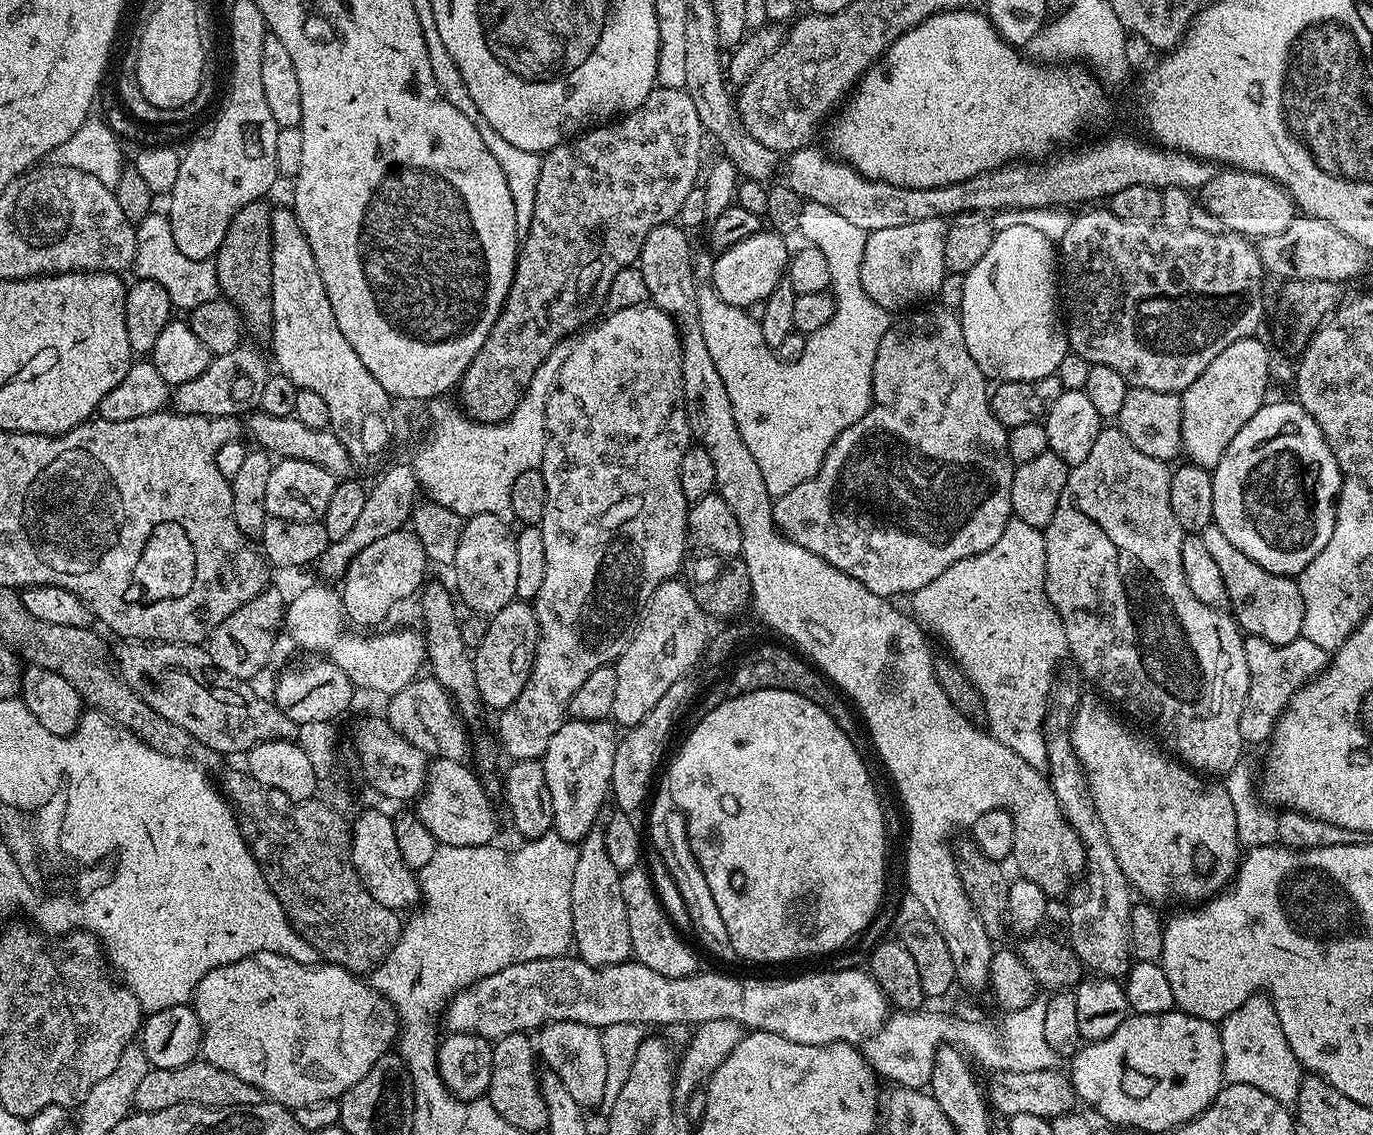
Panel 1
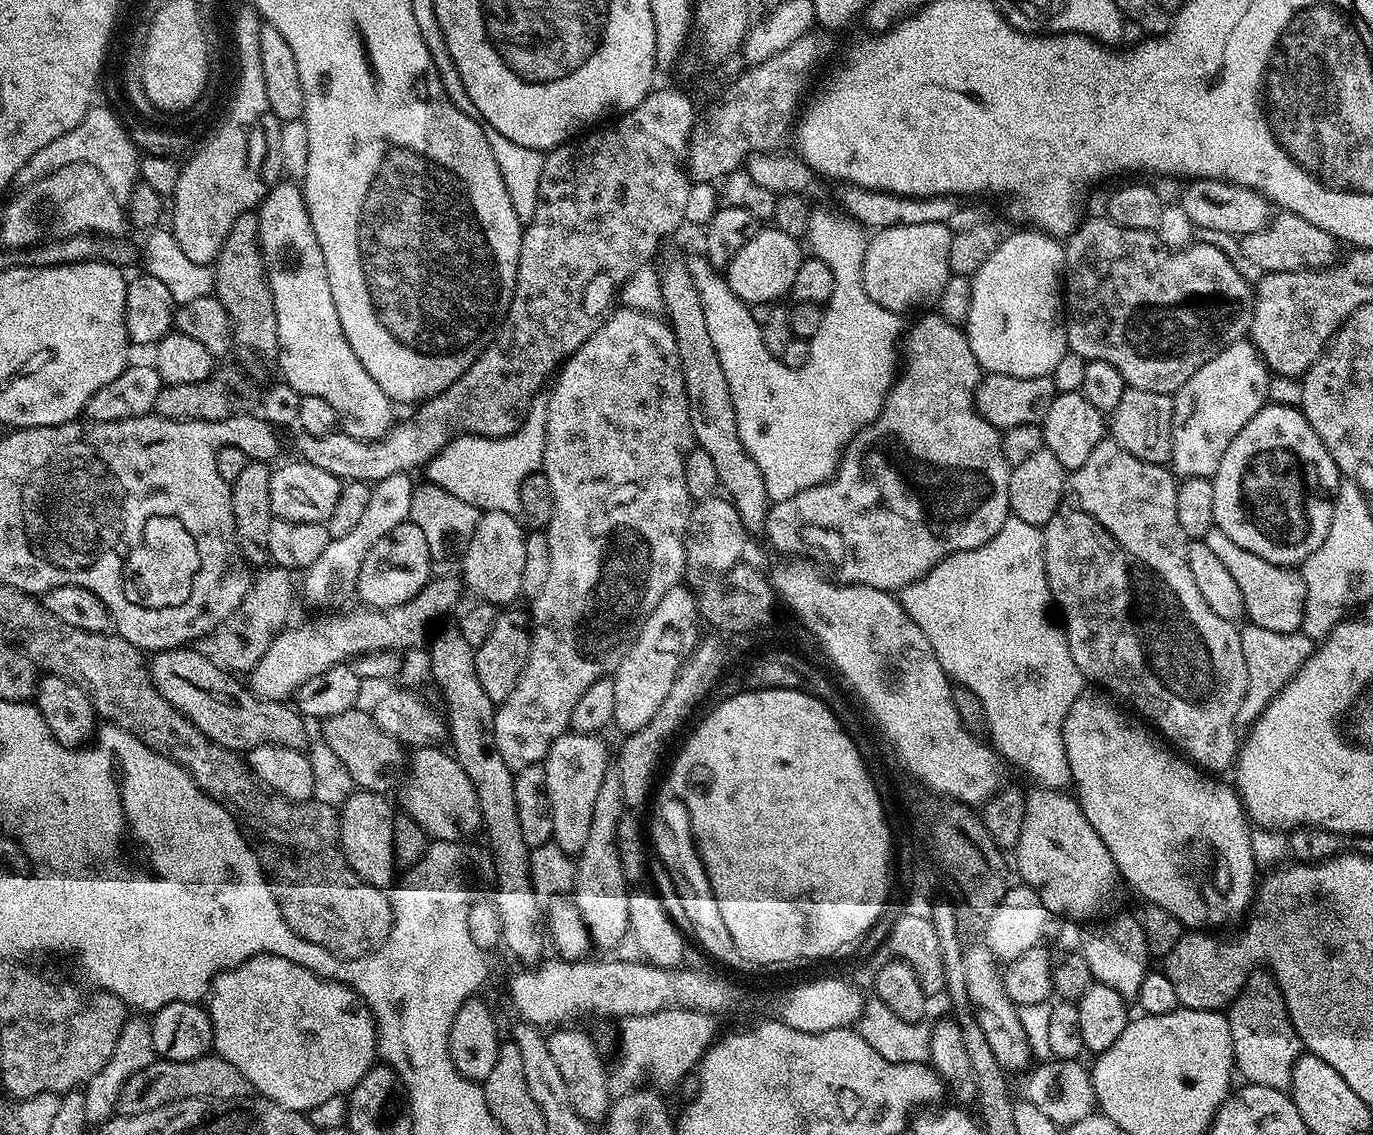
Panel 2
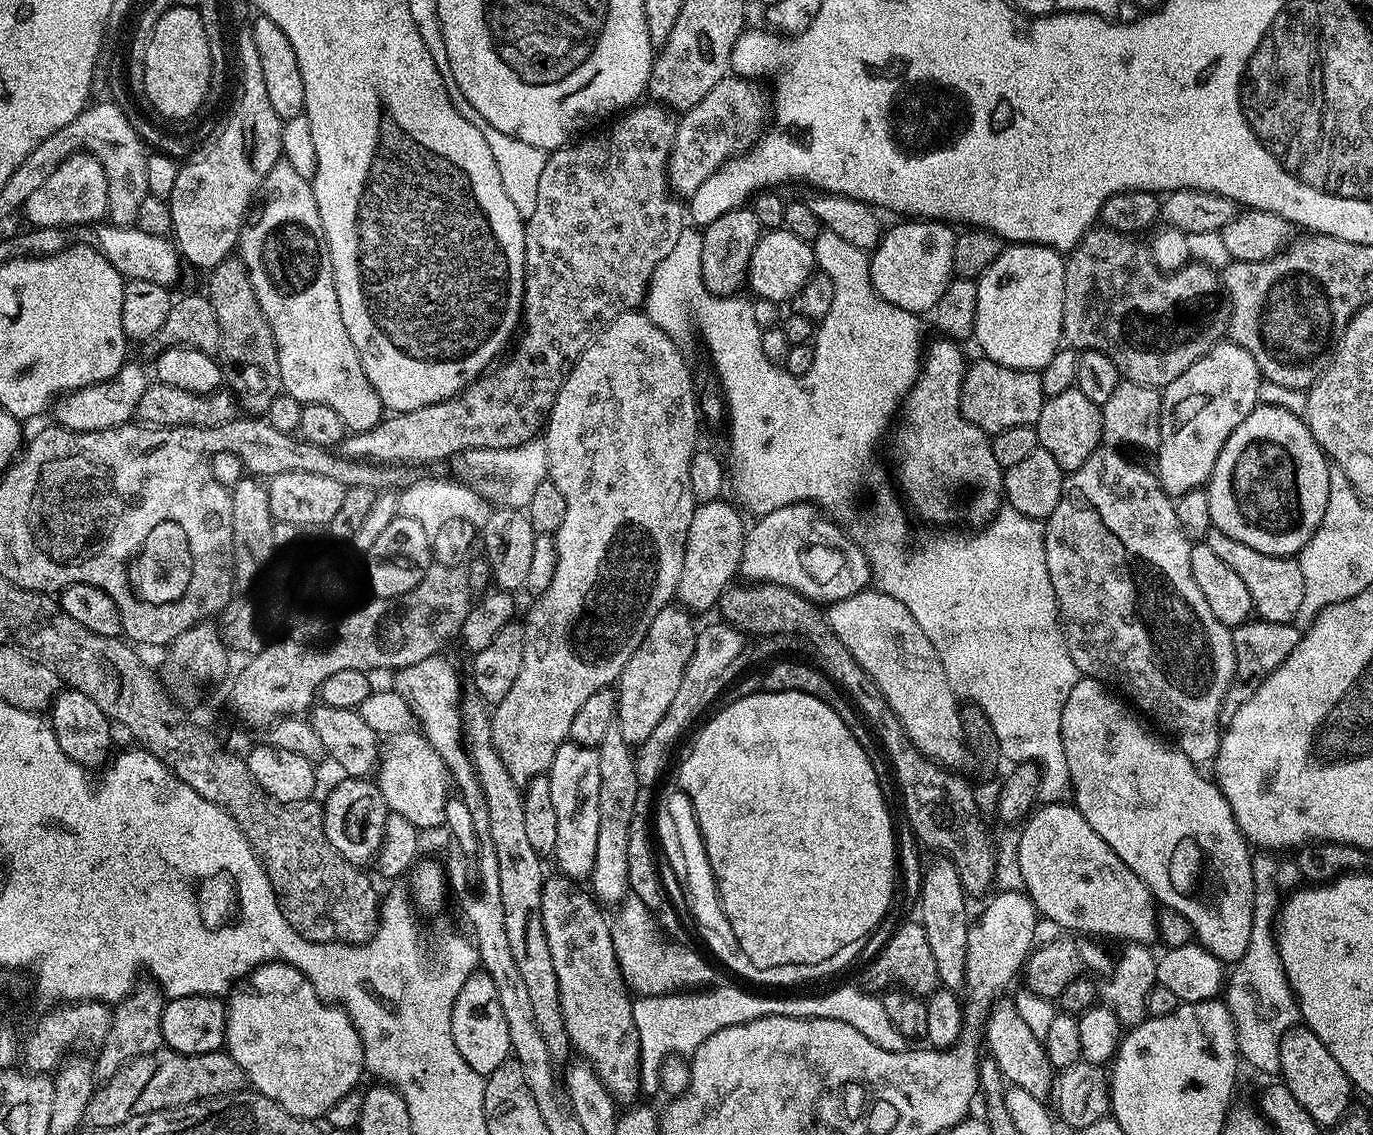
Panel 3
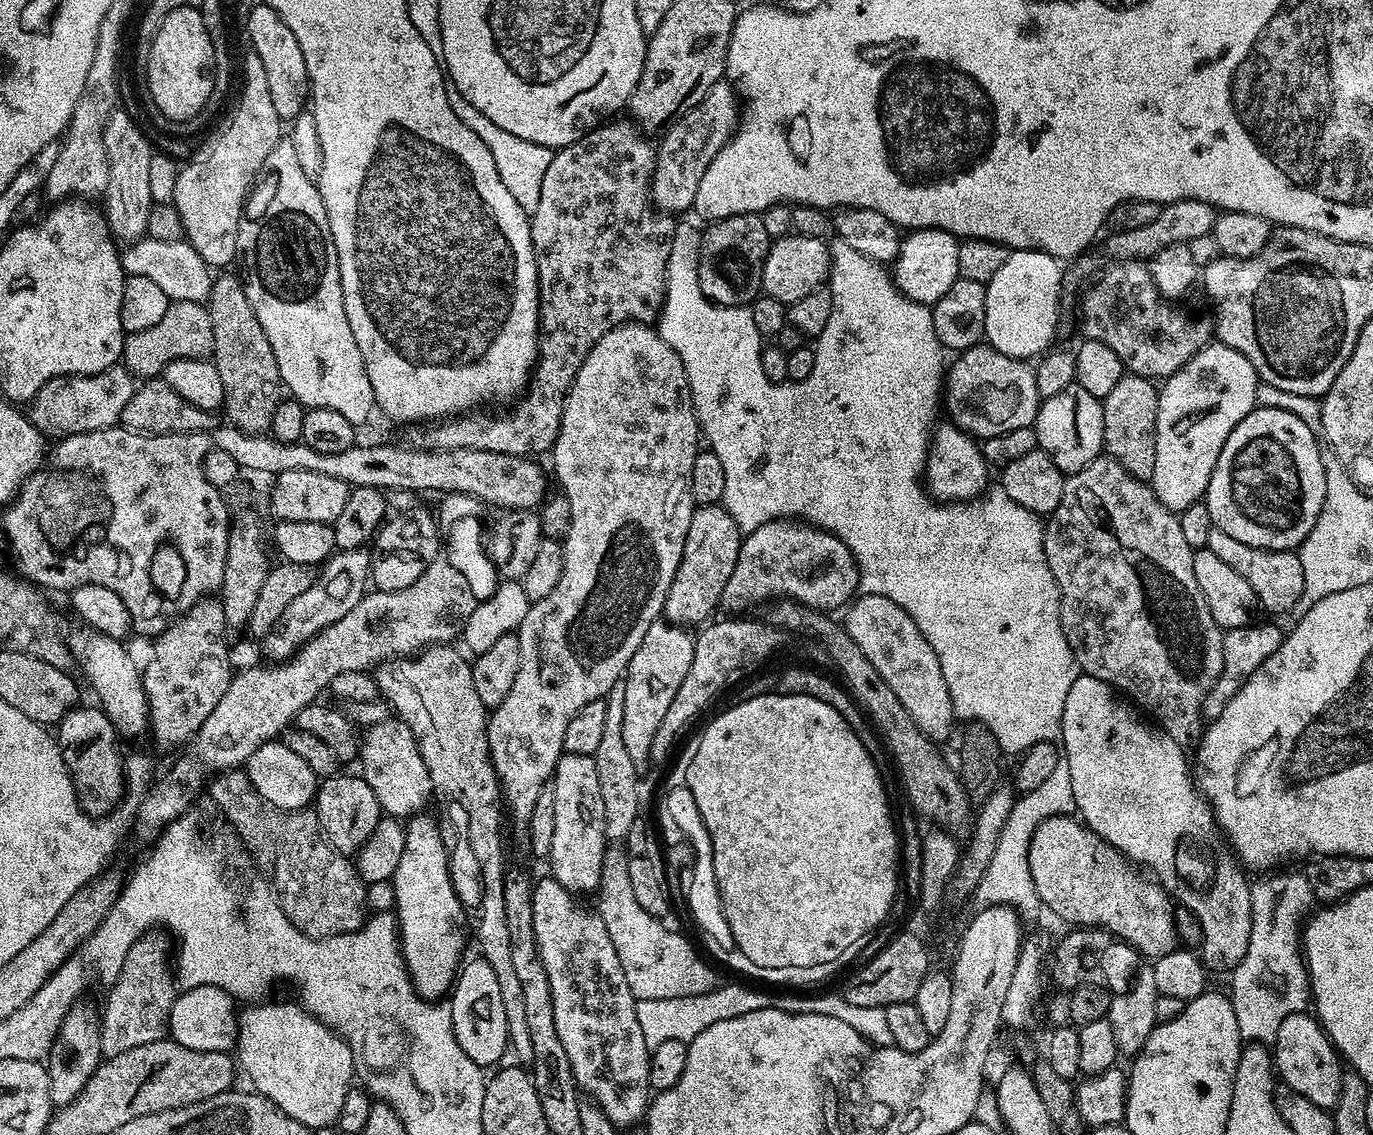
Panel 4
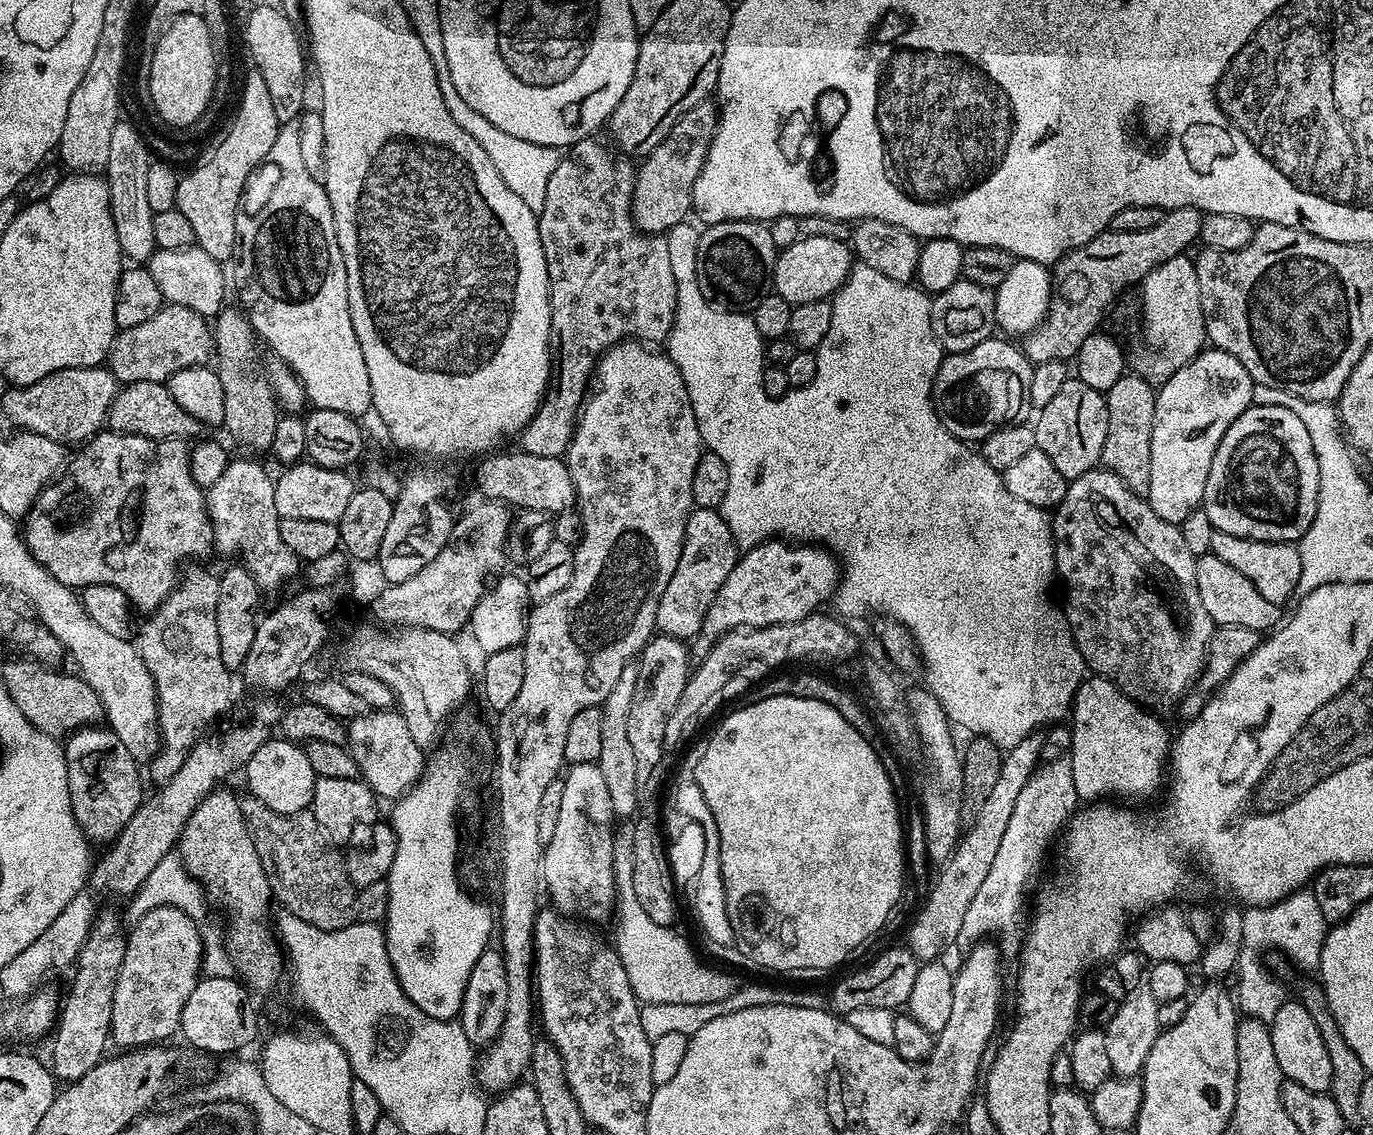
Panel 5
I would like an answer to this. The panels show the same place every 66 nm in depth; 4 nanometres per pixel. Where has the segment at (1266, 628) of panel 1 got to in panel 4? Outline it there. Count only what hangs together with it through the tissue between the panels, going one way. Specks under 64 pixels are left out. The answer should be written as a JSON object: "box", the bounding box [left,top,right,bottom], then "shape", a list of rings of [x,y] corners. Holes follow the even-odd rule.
{"box":[1208,528,1305,612],"shape":[[[1212,528],[1208,546],[1231,566],[1237,574],[1242,574],[1246,582],[1250,582],[1250,590],[1254,590],[1256,603],[1261,609],[1268,612],[1288,612],[1299,600],[1305,599],[1304,594],[1304,567],[1299,555],[1292,550],[1266,550],[1258,546],[1246,546],[1246,542],[1238,542],[1238,538],[1230,538],[1222,530]]]}

